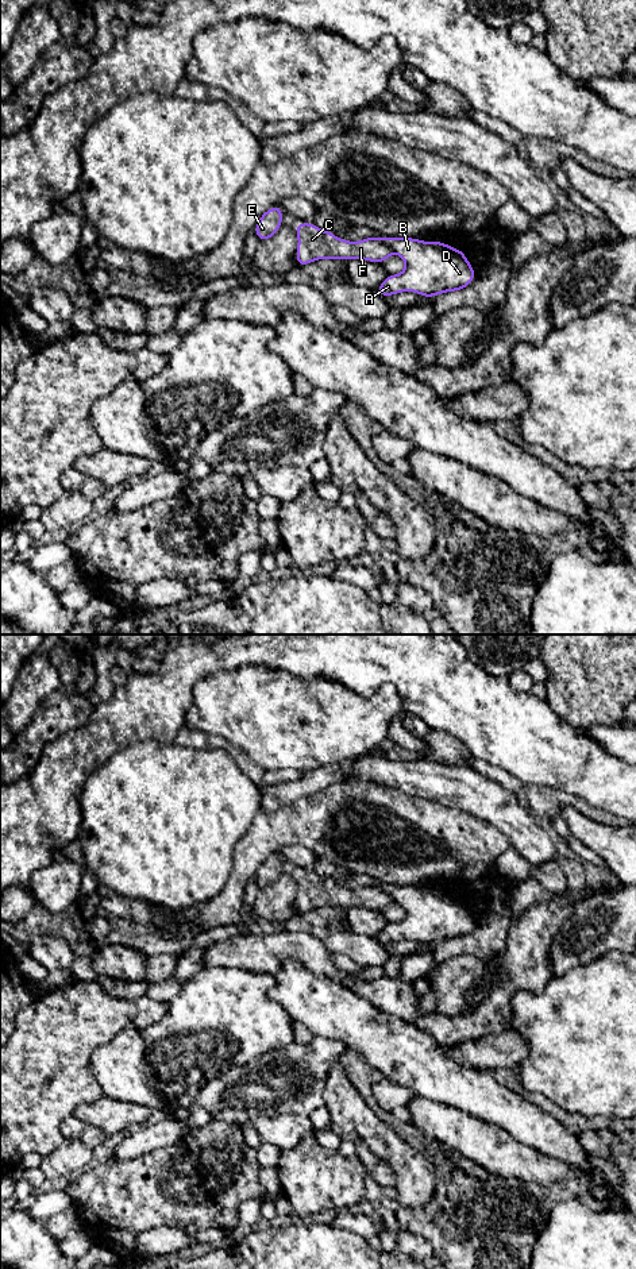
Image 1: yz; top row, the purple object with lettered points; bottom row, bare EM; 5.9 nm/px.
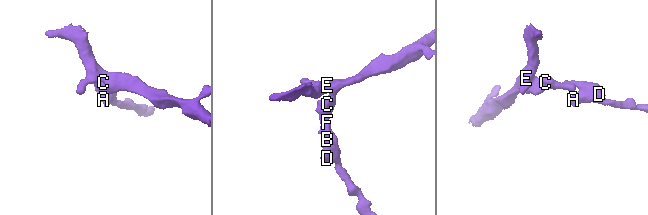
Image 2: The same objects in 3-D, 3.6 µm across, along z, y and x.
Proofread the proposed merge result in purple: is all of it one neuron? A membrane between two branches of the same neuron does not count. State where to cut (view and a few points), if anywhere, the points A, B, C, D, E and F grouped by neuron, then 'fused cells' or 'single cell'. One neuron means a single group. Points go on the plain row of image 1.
yz (382, 886), (394, 899) | A B D / C E F | fused cells

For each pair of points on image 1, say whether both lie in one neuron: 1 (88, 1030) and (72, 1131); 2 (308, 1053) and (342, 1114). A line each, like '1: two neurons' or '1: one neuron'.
1: two neurons
2: two neurons

